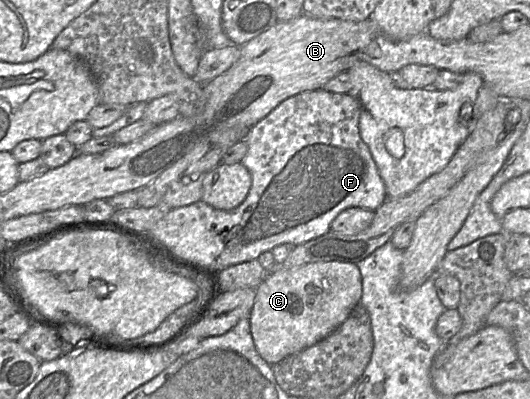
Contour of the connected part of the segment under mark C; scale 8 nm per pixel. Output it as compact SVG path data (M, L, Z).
M323 261L268 272L256 288L249 321L256 350L270 365L323 340L361 299L362 277L355 263Z

